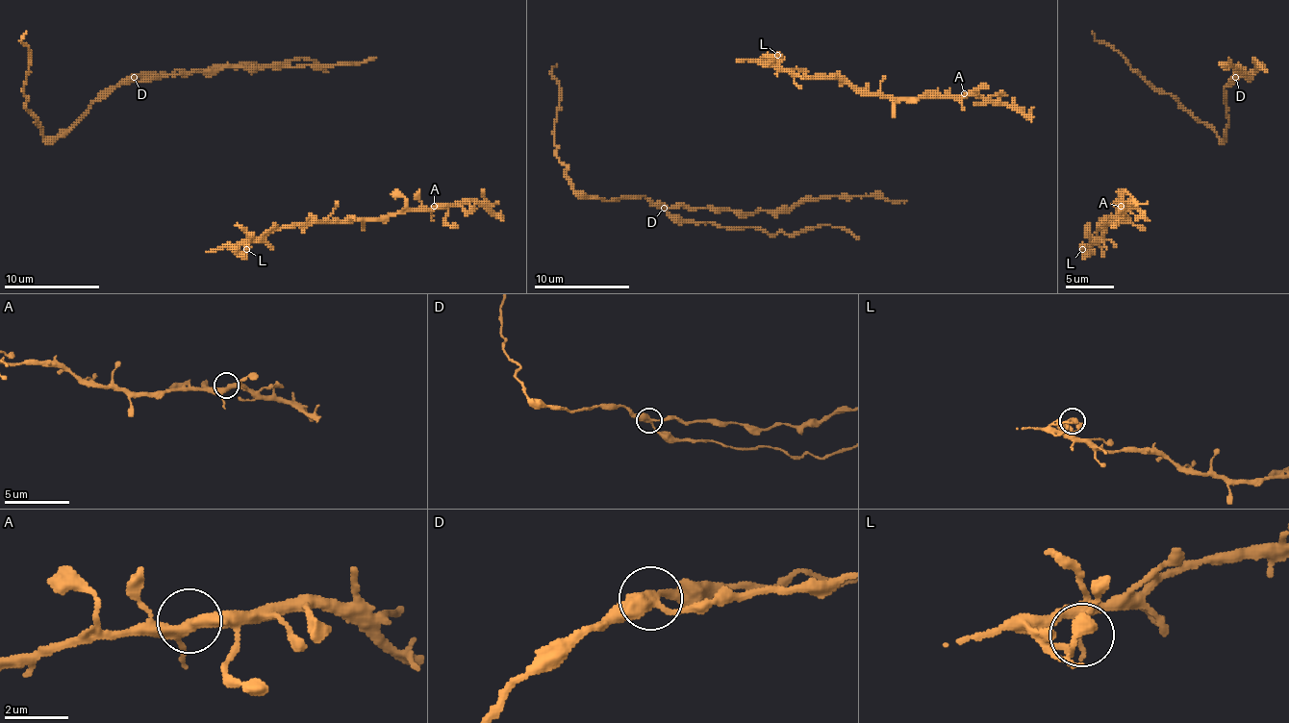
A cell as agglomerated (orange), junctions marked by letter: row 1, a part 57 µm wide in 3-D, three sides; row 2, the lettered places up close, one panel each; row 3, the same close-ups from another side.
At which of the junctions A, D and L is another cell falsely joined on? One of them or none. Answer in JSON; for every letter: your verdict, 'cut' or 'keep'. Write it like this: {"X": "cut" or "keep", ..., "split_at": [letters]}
{"A": "keep", "D": "cut", "L": "keep", "split_at": ["D"]}

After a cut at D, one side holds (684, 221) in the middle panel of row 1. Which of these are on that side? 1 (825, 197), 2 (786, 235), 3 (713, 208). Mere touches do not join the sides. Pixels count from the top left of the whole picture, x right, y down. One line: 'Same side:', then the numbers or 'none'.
Same side: 2

